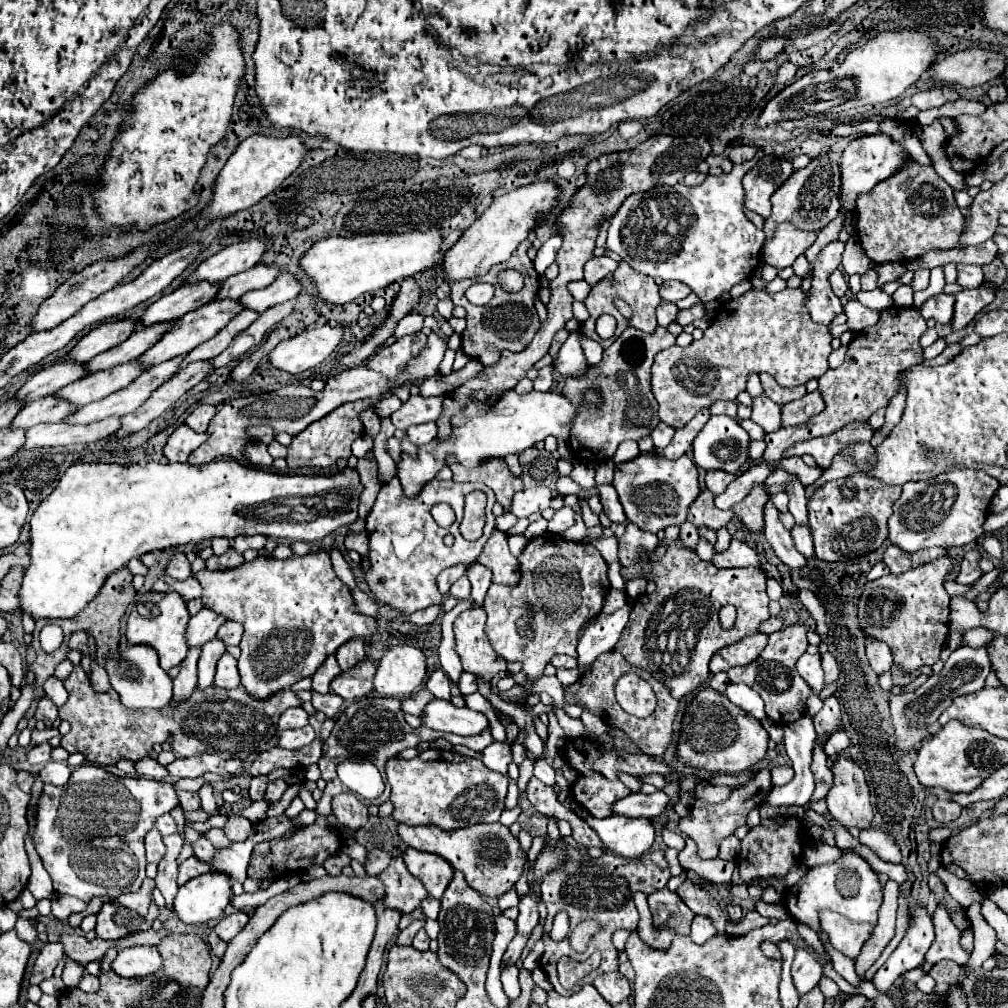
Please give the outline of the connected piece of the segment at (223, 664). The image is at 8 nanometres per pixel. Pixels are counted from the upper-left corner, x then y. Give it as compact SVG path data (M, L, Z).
M225 653L217 663L217 675L215 685L223 689L237 689L241 687L241 677L237 669L237 659L231 653Z

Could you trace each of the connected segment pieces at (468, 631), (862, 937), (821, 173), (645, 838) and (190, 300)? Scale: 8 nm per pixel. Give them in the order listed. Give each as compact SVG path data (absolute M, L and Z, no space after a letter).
M483 607L463 611L455 619L453 623L455 651L461 657L463 669L467 673L481 677L485 683L491 683L491 679L497 673L507 671L507 661L495 655L495 651L491 649L491 643L483 631L485 619L487 619L487 613L483 611Z
M821 911L821 927L829 933L831 945L849 955L849 959L857 959L861 945L873 931L873 927L867 927L867 923L851 923L833 911Z
M815 157L809 167L795 171L779 191L773 195L773 213L765 219L765 237L773 237L781 223L791 223L801 231L821 231L839 215L839 167L831 165L829 157Z
M609 815L605 819L587 817L591 829L599 835L605 851L621 857L639 857L653 845L655 831L649 819L627 819L623 815Z
M197 283L191 287L181 285L177 291L163 295L155 303L151 303L143 315L139 317L141 327L151 327L155 323L167 323L173 319L183 317L189 311L195 311L195 307L203 307L215 297L215 291L219 287L211 287L211 283Z

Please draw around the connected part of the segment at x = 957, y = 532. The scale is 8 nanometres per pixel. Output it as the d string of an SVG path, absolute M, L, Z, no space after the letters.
M955 469L935 479L905 483L889 517L891 545L915 553L929 547L951 549L955 545L975 543L983 535L987 509L997 489L999 481L981 469Z

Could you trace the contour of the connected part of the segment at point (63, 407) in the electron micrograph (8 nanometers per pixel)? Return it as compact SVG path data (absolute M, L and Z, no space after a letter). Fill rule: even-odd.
M47 395L43 399L37 399L35 403L29 403L23 407L17 417L13 419L13 429L31 429L39 423L57 423L63 417L67 417L71 411L77 411L77 407L67 407L67 403L57 403L55 395Z

